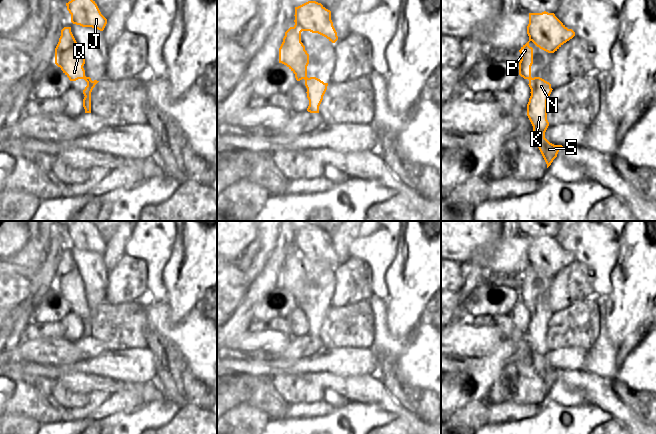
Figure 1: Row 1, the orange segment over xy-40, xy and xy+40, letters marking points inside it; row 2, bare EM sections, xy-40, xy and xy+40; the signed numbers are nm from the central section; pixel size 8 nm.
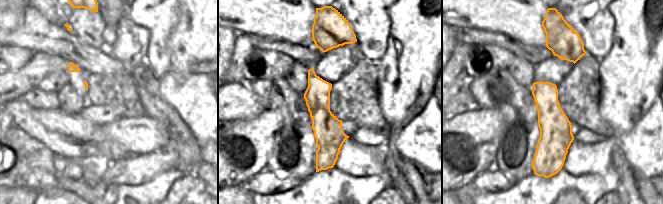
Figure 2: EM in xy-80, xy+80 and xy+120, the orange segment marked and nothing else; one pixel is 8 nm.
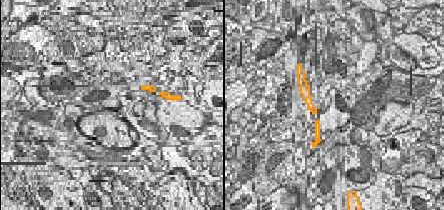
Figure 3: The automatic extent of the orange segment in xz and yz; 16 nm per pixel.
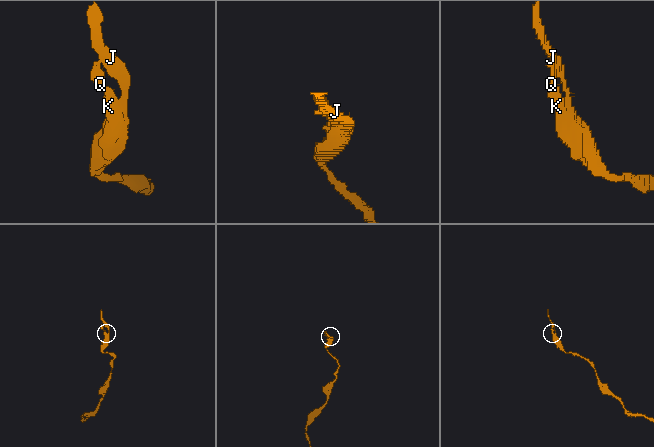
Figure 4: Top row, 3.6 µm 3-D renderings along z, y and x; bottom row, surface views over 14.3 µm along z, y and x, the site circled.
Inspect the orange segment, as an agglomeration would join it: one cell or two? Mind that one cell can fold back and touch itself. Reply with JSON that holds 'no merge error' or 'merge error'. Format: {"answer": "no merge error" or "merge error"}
{"answer": "no merge error"}

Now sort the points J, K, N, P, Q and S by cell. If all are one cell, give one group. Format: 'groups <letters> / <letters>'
groups J K N P Q S

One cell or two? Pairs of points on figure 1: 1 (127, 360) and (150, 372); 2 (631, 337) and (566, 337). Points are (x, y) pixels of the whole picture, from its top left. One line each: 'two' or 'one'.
1: one
2: two

